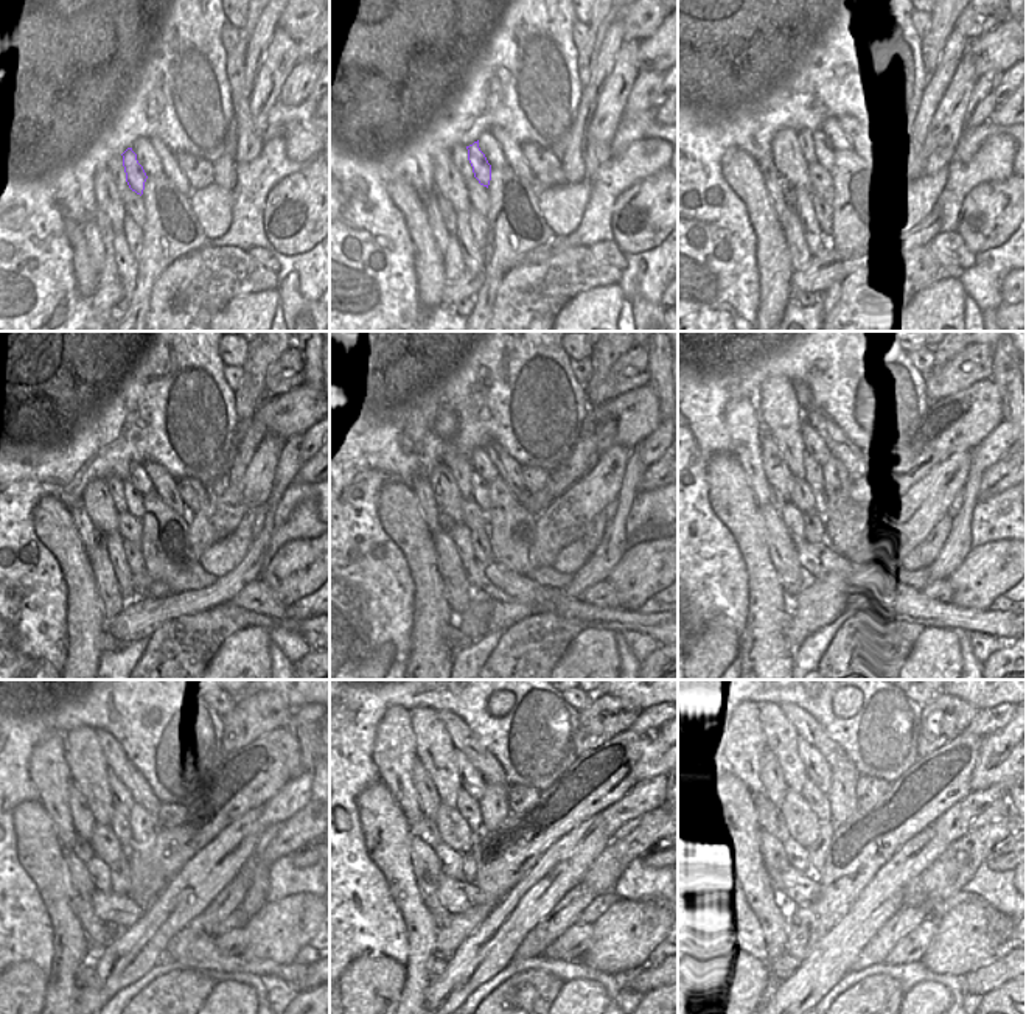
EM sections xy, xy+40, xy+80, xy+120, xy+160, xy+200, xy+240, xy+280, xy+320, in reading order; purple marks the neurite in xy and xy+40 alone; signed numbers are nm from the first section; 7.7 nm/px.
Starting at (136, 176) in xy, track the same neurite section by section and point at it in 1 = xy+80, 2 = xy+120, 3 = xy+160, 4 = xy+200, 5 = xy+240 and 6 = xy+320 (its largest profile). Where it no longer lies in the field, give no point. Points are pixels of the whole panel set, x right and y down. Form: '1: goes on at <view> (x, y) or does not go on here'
1: goes on at xy+80 (824, 153)
2: goes on at xy+120 (134, 501)
3: goes on at xy+160 (479, 487)
4: goes on at xy+200 (813, 476)
5: goes on at xy+240 (120, 815)
6: goes on at xy+320 (815, 797)

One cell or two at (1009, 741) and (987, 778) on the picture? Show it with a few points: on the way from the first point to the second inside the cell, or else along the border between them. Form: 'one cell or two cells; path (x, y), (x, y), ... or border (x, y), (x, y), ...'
one cell; path (1000, 750), (986, 769)

